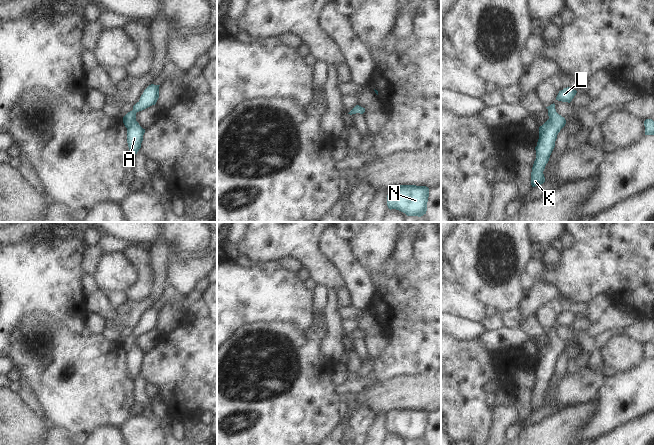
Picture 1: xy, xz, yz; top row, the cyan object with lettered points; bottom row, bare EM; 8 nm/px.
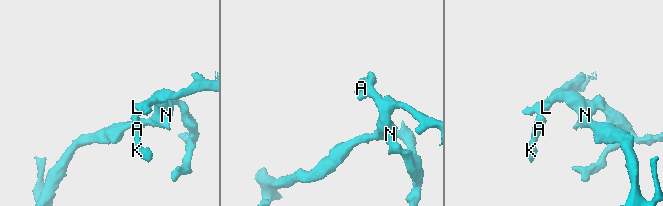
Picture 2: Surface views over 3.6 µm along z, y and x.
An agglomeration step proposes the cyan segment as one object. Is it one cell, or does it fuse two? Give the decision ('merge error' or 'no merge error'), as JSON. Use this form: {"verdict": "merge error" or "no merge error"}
{"verdict": "no merge error"}

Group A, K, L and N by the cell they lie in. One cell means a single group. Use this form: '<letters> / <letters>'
A K L N

